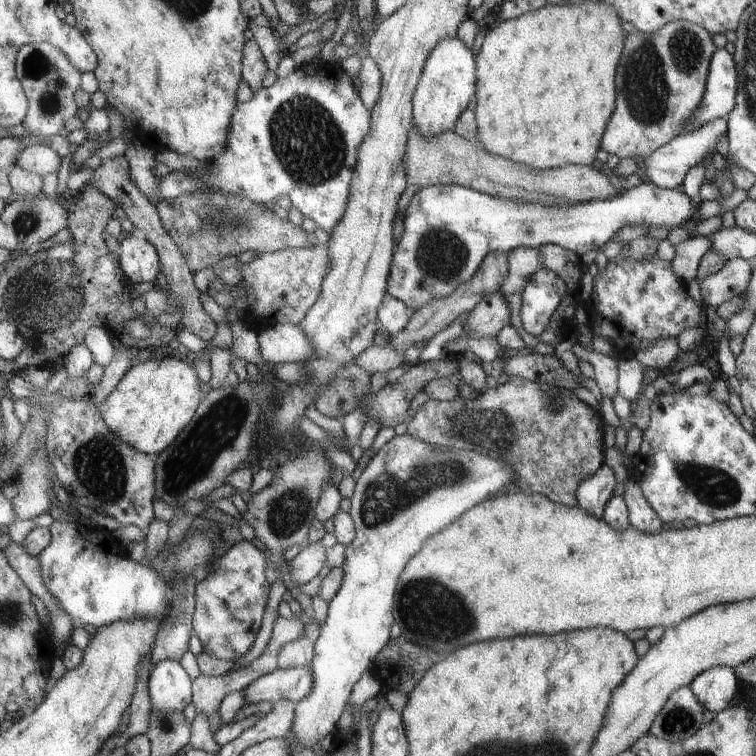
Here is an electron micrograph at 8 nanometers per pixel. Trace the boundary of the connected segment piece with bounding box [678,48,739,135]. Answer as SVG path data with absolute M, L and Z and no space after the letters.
M725 48L716 49L711 58L707 86L698 108L691 114L678 135L694 133L702 125L718 117L727 117L735 108L738 92L738 67L735 57Z

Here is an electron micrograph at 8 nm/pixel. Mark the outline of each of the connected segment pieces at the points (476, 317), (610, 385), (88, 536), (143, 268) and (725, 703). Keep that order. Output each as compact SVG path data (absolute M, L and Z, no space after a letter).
M500 290L482 299L470 312L464 330L473 339L492 338L508 324L511 312Z
M578 342L572 347L572 352L578 359L593 363L595 380L601 392L604 396L613 398L618 391L617 380L620 377L617 359L604 356L594 350L586 350Z
M54 520L49 526L50 544L39 554L43 578L53 597L58 599L61 609L71 616L74 628L92 624L99 629L117 620L137 619L138 617L164 617L170 612L170 600L173 592L168 583L146 564L138 564L118 552L118 542L114 544L108 529L86 526L82 522Z
M124 234L120 238L120 262L132 282L155 280L160 270L157 247L147 237Z
M718 665L700 673L690 687L705 710L719 713L737 700L738 675L732 667Z

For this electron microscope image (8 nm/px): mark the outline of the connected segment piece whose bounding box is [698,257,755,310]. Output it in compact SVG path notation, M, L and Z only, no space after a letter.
M728 259L716 274L698 281L705 304L714 310L723 302L746 291L754 267L753 261L748 259Z

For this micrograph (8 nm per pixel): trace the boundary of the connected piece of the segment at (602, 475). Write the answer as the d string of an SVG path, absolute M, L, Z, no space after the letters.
M603 466L592 477L588 477L578 488L578 506L588 511L592 516L602 519L604 506L611 500L616 486L614 469Z

